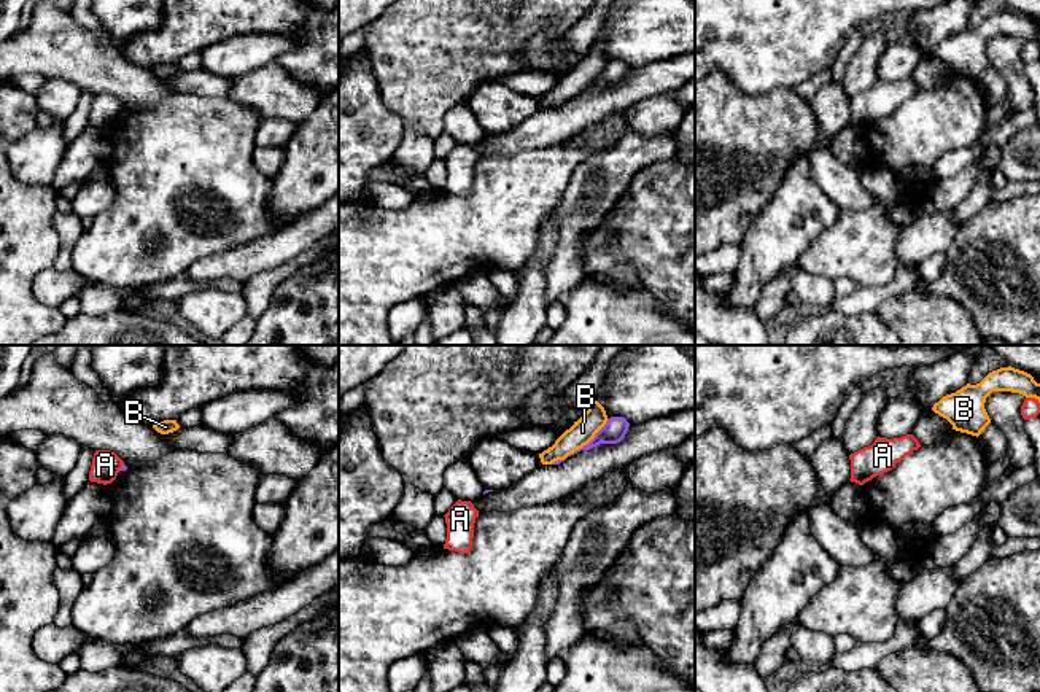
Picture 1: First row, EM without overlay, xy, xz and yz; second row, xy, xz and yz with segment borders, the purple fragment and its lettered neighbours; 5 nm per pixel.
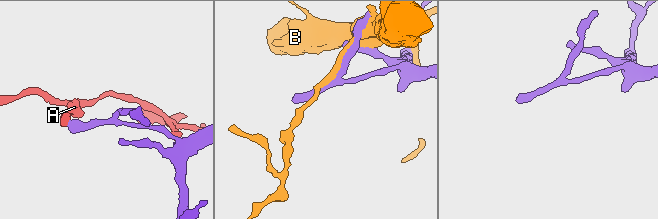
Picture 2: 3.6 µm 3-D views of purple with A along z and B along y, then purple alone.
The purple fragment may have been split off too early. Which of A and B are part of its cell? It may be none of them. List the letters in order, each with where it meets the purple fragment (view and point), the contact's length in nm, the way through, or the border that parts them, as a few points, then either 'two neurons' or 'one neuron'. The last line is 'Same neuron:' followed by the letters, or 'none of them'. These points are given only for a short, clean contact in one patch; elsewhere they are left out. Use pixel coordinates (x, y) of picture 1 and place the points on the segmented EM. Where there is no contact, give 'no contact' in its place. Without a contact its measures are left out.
A: xy (123, 466) | 50 nm | along xy (123, 463), (118, 470) | two neurons
B: xz (582, 447) | 380 nm | two neurons
Same neuron: none of them

